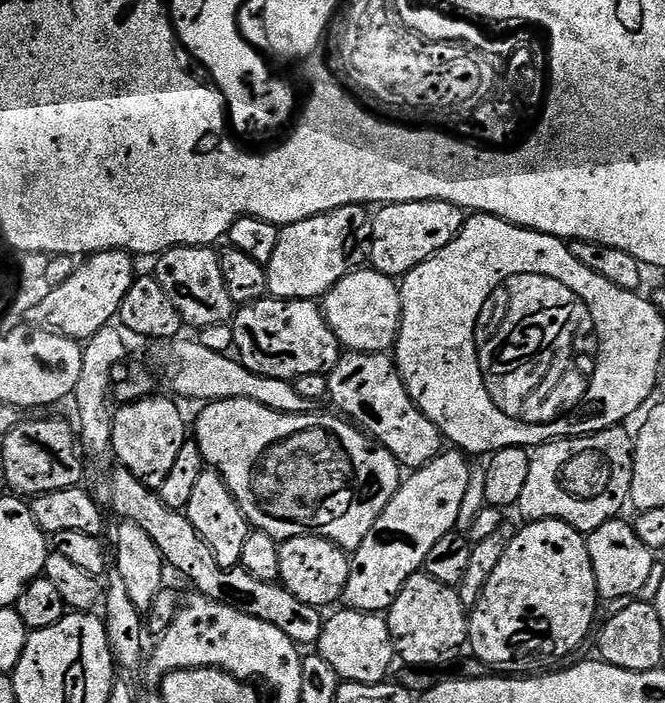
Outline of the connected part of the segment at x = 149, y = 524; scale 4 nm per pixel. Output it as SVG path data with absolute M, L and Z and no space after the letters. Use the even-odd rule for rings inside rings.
M119 466L113 468L112 477L108 480L108 500L117 512L117 517L134 522L136 526L146 530L146 534L154 538L154 546L158 546L165 561L171 567L173 564L196 587L193 589L199 595L234 610L242 610L242 614L250 614L262 622L270 622L270 626L278 626L278 630L282 630L282 634L286 634L286 638L290 638L298 646L319 645L326 619L321 609L294 598L294 594L290 594L290 590L286 590L279 582L254 578L254 574L239 566L218 566L210 546L206 546L206 542L198 534L198 530L194 530L183 511L167 508L159 491L145 486L141 480L134 478L134 474L130 474L130 470Z

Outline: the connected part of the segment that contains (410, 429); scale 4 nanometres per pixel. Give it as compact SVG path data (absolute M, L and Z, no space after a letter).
M348 352L341 355L328 376L328 396L336 403L337 413L343 414L367 433L405 469L421 468L440 455L442 437L438 426L434 426L434 422L430 422L430 418L426 418L426 414L422 414L419 406L408 396L391 355L383 352Z

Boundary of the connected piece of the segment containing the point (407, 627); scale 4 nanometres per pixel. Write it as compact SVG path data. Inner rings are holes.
M423 570L416 572L402 586L402 590L394 598L392 607L386 613L388 629L392 644L396 647L396 654L399 659L408 666L445 666L460 651L465 651L468 644L468 618L470 612L465 608L459 591L442 582L438 578L430 578Z

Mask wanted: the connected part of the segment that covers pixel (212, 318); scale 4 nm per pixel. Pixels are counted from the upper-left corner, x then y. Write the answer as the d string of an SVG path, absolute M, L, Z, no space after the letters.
M215 247L171 248L169 252L160 253L155 264L155 278L162 290L166 290L170 302L174 302L185 325L193 324L193 329L199 330L231 321L234 305L230 294L226 294L226 282L222 282L222 266Z

